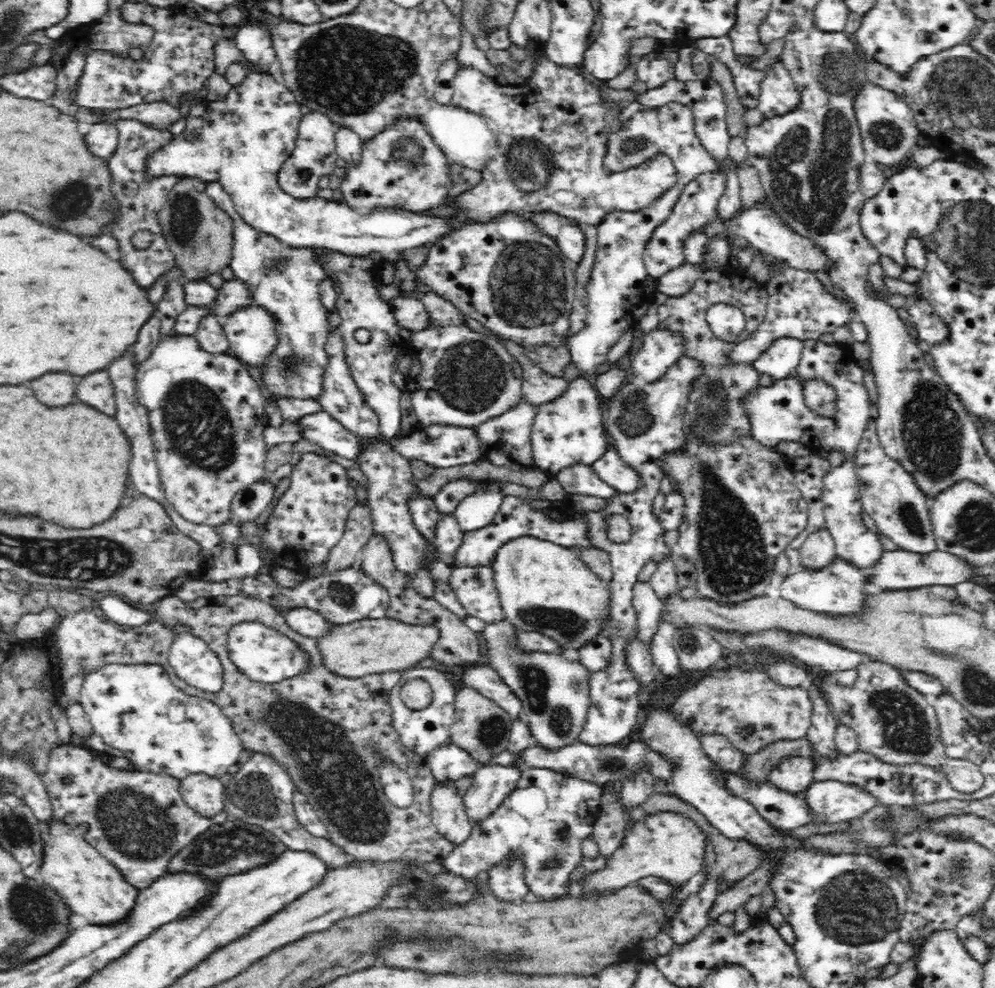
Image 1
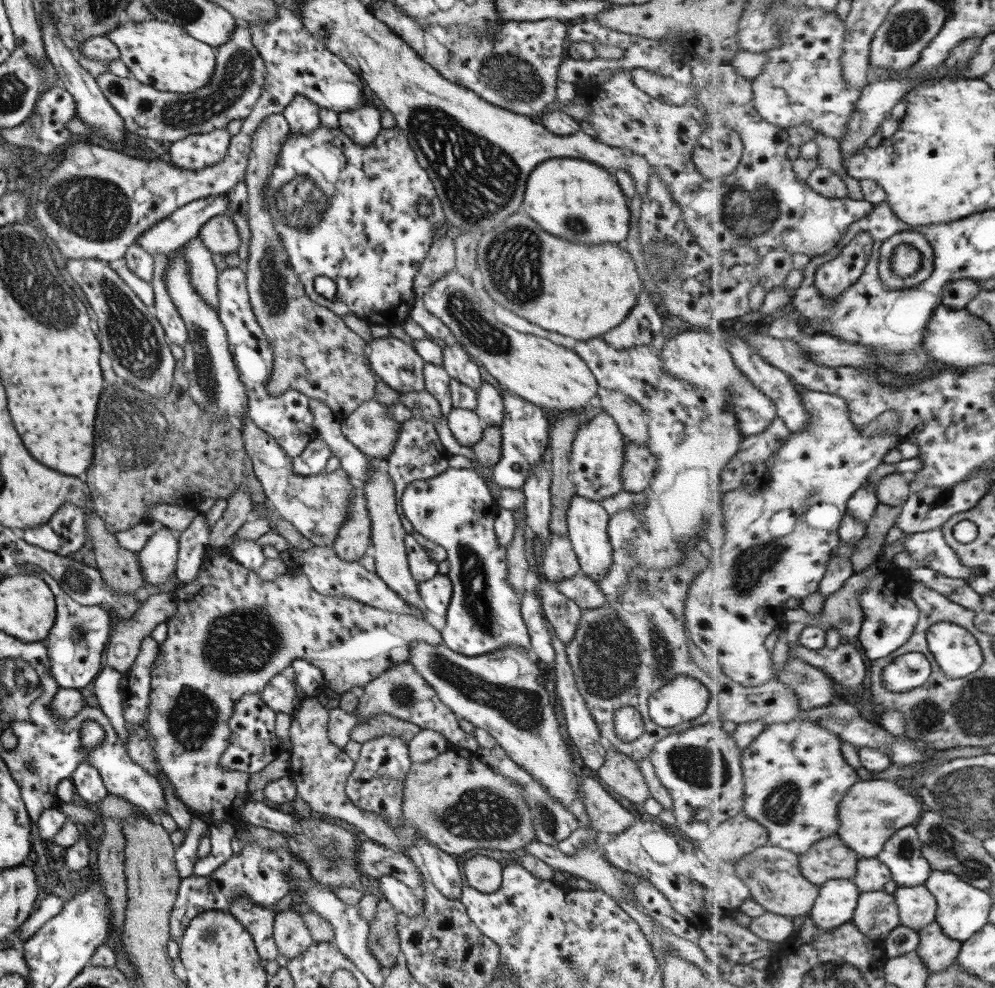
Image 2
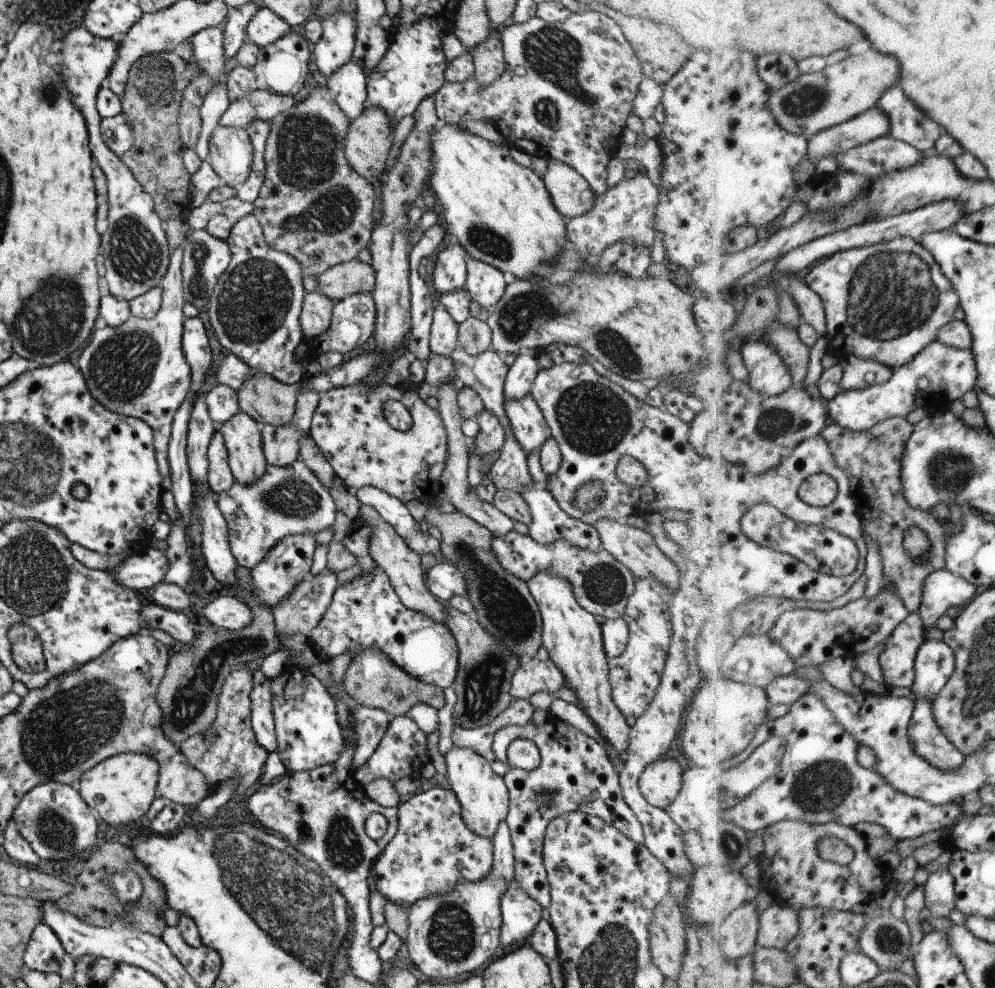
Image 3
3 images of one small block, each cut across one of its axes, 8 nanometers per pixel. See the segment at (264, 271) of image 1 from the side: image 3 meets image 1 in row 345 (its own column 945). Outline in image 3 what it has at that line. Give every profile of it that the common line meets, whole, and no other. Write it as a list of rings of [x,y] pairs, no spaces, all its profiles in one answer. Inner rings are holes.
[[[911,237],[895,238],[875,246],[853,248],[825,258],[806,274],[806,283],[819,293],[827,313],[828,351],[836,358],[851,355],[863,360],[875,360],[893,370],[911,364],[929,344],[938,339],[953,314],[961,307],[958,292],[943,274],[931,250]]]

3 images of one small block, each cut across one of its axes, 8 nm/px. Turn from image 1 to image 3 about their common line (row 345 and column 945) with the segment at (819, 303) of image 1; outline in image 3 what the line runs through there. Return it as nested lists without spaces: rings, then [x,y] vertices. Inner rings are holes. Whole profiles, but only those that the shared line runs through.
[[[914,696],[915,710],[909,726],[909,738],[913,742],[913,750],[919,756],[929,760],[939,770],[955,770],[961,768],[966,754],[947,738],[940,728],[934,712],[935,698],[921,698]]]

